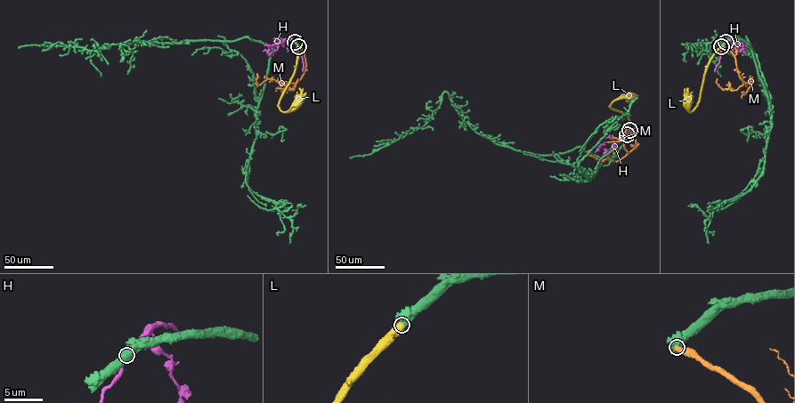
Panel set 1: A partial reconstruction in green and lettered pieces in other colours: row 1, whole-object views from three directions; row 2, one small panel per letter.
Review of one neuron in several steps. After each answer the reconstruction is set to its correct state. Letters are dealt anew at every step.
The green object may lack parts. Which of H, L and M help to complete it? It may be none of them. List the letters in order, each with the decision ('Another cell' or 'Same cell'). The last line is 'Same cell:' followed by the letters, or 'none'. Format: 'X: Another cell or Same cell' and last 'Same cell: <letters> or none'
H: Another cell
L: Same cell
M: Another cell
Same cell: L

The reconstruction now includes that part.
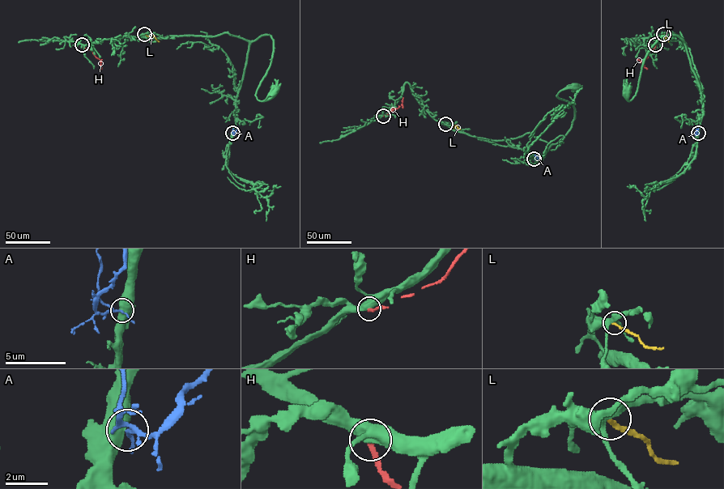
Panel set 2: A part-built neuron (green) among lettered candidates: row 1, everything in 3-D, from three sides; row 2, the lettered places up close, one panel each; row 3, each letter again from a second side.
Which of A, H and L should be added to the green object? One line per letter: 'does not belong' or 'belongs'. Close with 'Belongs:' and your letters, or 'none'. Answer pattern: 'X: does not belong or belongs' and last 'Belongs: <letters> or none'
A: belongs
H: does not belong
L: does not belong
Belongs: A

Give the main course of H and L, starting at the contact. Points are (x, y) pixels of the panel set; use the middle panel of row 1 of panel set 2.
H: (383, 116), (402, 104), (402, 107)
L: (445, 124), (452, 128), (454, 125), (460, 129)

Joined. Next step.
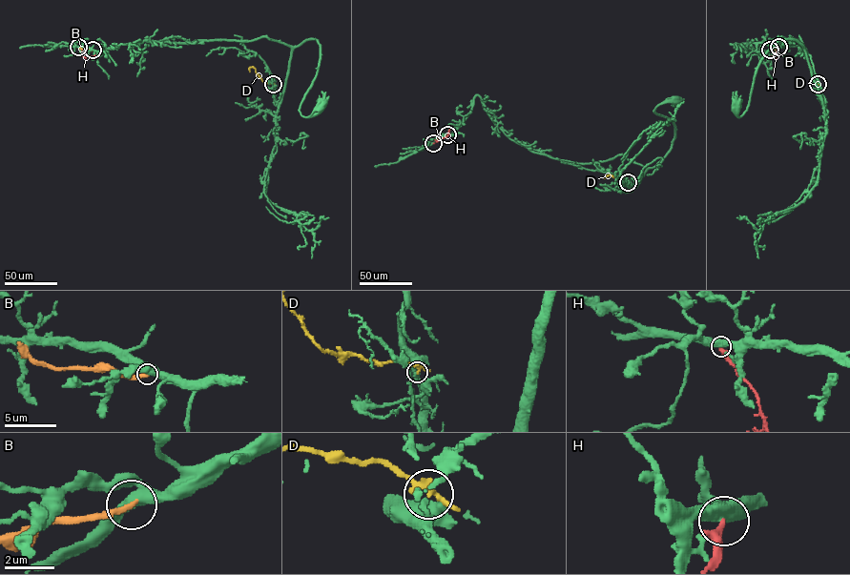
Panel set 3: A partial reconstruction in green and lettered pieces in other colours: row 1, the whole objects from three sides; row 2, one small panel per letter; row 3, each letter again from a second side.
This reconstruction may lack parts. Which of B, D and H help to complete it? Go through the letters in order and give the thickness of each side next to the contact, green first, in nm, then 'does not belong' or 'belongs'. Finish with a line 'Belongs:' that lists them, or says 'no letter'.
B: calibres 400 and 280 nm; does not belong
D: calibres 180 and 180 nm; belongs
H: calibres 550 and 320 nm; does not belong
Belongs: D

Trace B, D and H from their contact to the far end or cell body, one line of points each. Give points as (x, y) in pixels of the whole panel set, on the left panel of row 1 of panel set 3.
B: (93, 51), (79, 47)
D: (273, 84), (264, 82), (254, 68), (250, 67), (250, 71)
H: (78, 47), (84, 56), (94, 54)

